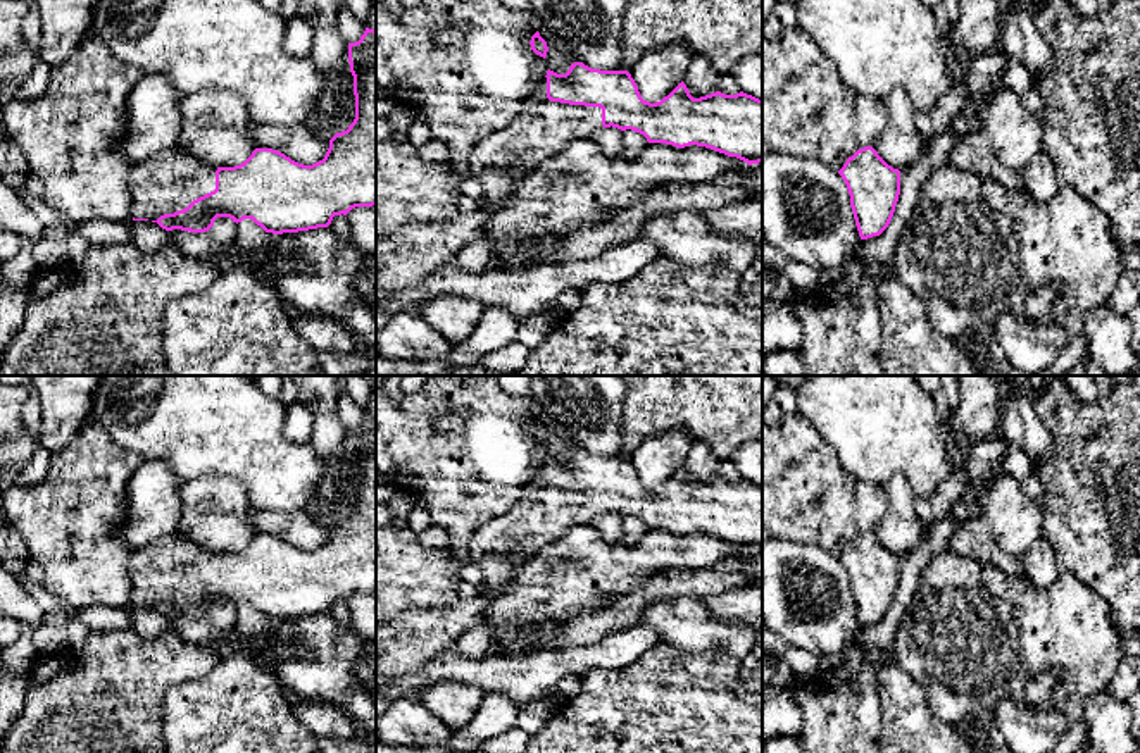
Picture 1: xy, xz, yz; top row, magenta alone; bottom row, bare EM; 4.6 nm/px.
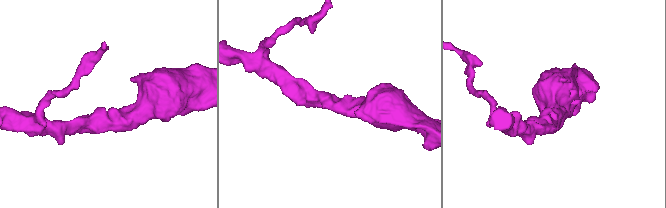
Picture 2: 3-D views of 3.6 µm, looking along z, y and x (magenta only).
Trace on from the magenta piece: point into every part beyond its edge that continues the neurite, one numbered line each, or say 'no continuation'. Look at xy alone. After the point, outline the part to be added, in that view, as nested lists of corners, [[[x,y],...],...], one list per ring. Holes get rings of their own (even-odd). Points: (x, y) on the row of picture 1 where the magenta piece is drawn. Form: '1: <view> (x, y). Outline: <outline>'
1: xy (169, 181). Outline: [[[171,148],[131,165],[131,217],[157,221],[186,208],[216,190],[217,167],[179,148]]]

